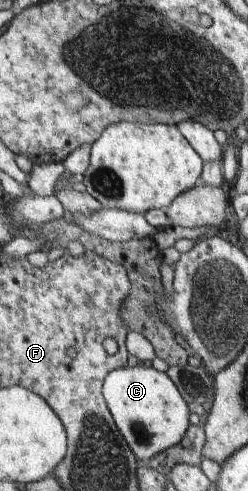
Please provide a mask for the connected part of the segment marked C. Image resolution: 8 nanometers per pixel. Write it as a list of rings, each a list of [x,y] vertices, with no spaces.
[[[140,362],[136,367],[120,368],[113,371],[104,382],[104,395],[112,412],[116,425],[133,449],[137,459],[153,459],[174,446],[179,446],[185,433],[189,430],[189,405],[177,385],[169,378],[167,372],[155,363]]]

